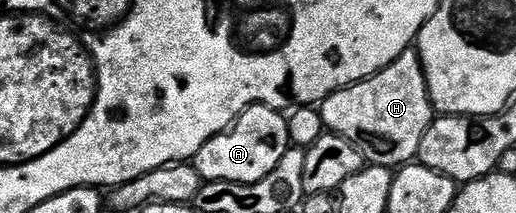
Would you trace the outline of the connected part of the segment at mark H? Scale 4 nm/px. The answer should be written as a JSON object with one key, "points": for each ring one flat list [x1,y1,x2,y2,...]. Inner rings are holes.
{"points":[[414,51,400,55,400,59,396,59,384,71,328,95,320,103,320,112,327,130,353,143,361,151,363,162,382,165,389,170,405,167,417,158,420,139,424,139,424,131,428,131,436,116,434,104,428,95,422,64]]}

